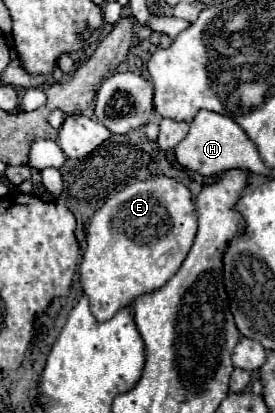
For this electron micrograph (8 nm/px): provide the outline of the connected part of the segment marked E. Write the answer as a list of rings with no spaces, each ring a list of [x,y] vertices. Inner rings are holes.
[[[154,177],[136,181],[110,197],[92,217],[88,227],[88,247],[80,265],[82,289],[90,299],[92,315],[108,321],[118,309],[130,305],[136,297],[160,289],[182,265],[196,235],[196,207],[190,189],[172,177]]]

